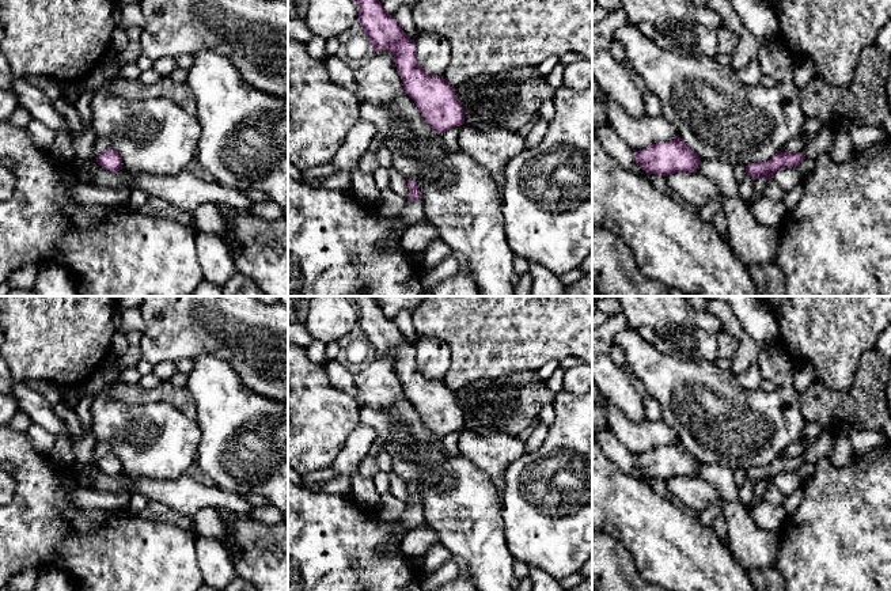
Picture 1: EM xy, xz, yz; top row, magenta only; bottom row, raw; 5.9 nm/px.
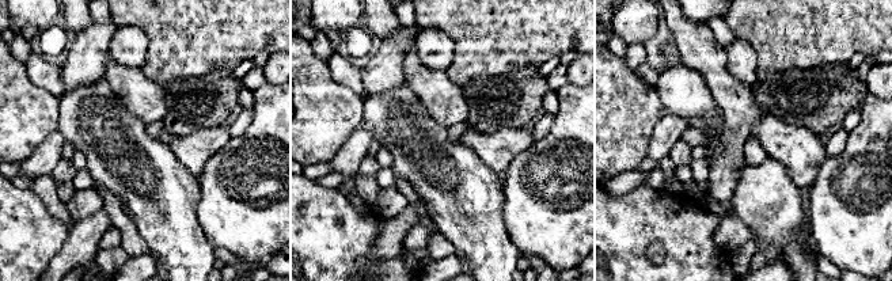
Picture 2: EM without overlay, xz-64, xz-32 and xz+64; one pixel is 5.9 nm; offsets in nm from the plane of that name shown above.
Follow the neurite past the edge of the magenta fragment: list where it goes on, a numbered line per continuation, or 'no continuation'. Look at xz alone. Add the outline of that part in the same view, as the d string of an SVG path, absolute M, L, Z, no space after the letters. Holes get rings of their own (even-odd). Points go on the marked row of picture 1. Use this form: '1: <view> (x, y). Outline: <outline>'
1: xz (413, 212). Outline: M421 200L406 202L402 212L397 217L401 221L401 227L397 232L402 235L409 227L425 219L425 211Z

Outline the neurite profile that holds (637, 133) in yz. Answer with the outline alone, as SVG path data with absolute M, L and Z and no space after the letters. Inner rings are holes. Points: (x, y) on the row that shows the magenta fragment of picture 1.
M602 91L606 113L611 128L632 149L640 151L656 143L674 140L675 128L663 115L634 118L625 113L611 98Z

